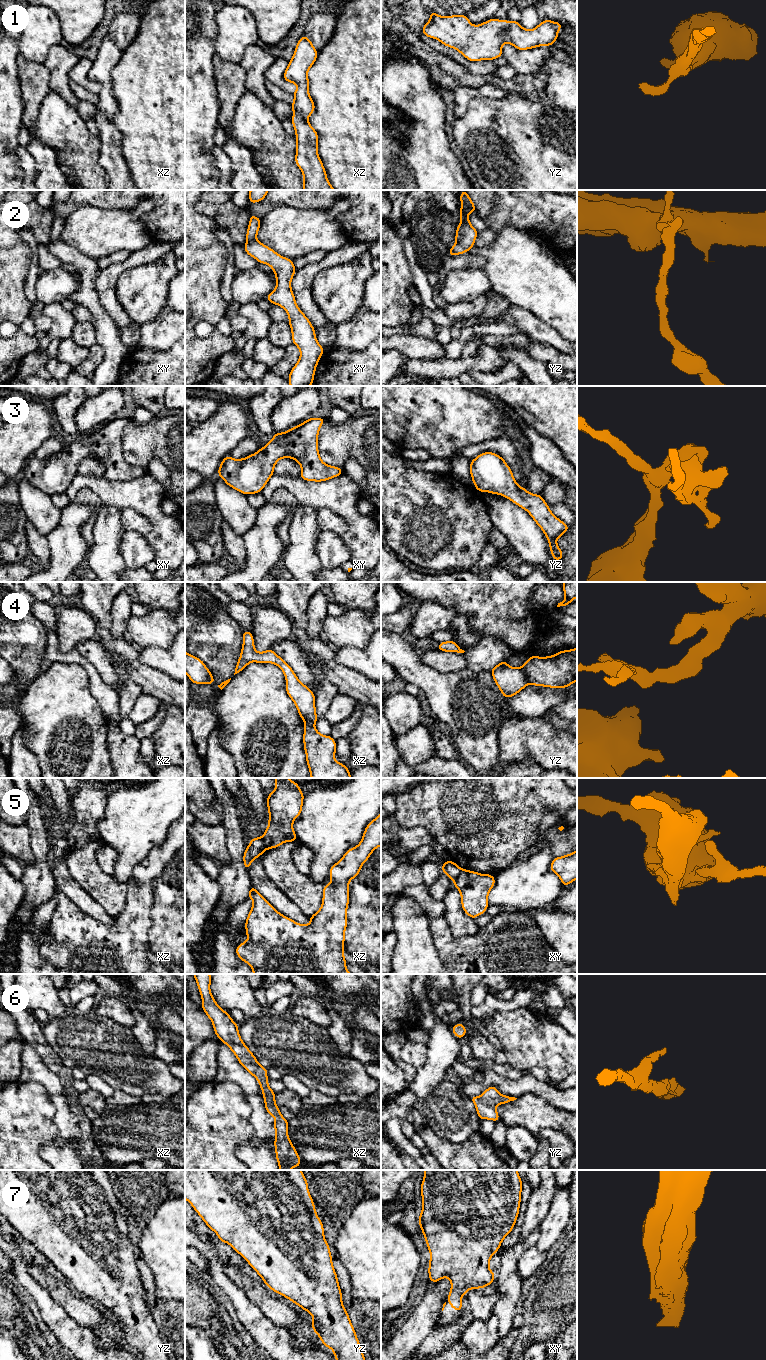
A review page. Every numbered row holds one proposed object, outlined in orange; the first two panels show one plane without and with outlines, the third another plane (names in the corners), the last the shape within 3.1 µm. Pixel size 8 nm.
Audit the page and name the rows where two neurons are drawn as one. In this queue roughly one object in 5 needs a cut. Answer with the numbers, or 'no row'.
5

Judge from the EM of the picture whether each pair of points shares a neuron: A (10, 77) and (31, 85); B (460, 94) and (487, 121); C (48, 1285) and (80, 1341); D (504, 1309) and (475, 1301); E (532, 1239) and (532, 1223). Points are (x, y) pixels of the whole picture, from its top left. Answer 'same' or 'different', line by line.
A: different
B: different
C: different
D: different
E: different

